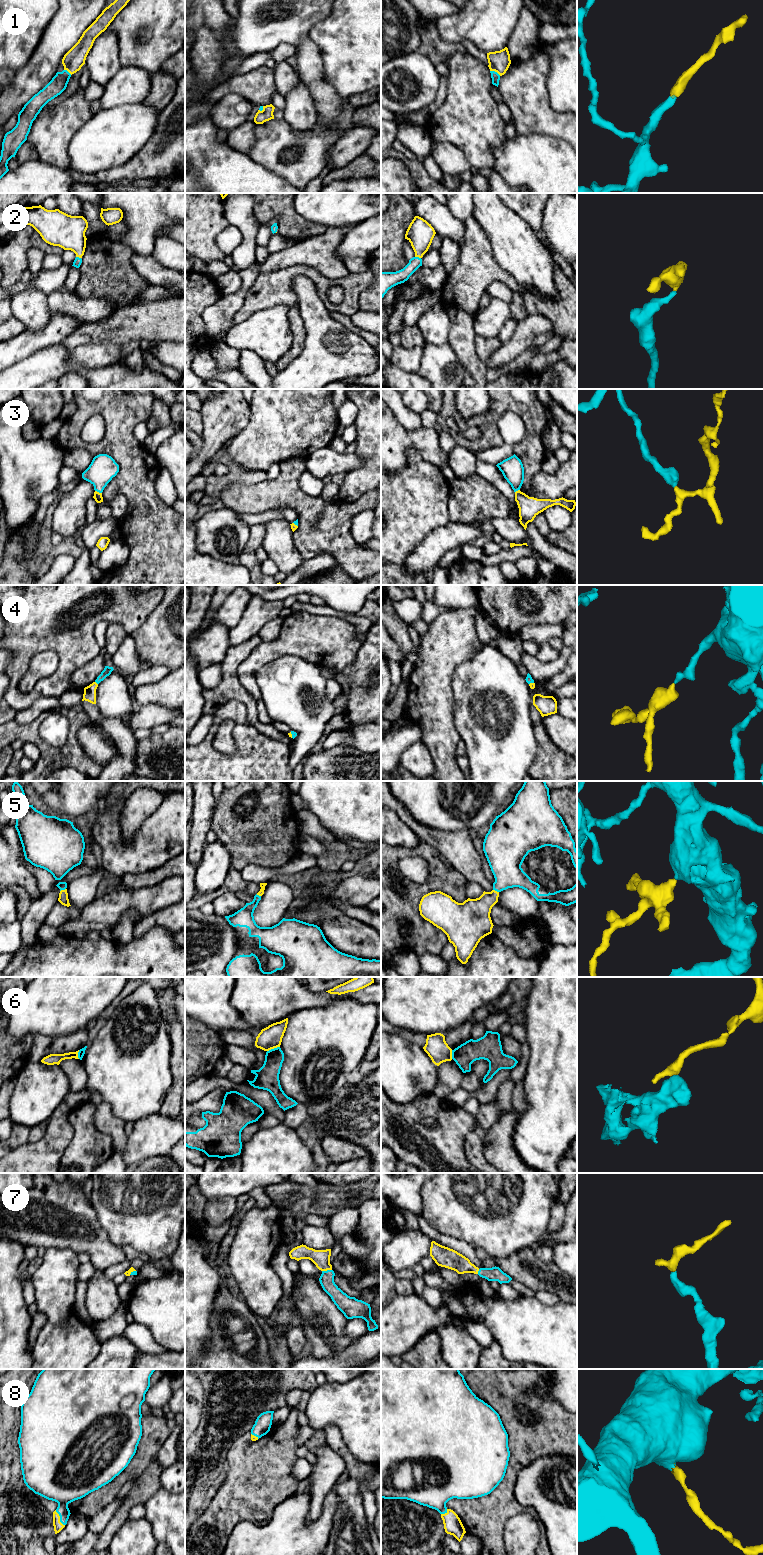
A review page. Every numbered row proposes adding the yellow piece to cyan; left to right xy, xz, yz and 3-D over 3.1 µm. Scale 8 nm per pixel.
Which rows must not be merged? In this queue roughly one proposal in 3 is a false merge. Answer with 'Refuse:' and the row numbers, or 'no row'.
Refuse: 6

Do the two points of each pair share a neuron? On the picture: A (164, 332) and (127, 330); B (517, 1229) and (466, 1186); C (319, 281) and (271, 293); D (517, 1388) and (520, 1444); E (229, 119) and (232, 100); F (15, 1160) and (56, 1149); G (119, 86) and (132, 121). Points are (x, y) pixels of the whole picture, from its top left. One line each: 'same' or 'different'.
A: same
B: same
C: same
D: same
E: same
F: same
G: different

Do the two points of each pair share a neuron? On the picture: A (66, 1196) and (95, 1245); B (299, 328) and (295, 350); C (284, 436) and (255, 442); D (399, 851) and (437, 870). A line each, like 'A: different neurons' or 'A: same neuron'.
A: same neuron
B: same neuron
C: same neuron
D: same neuron

